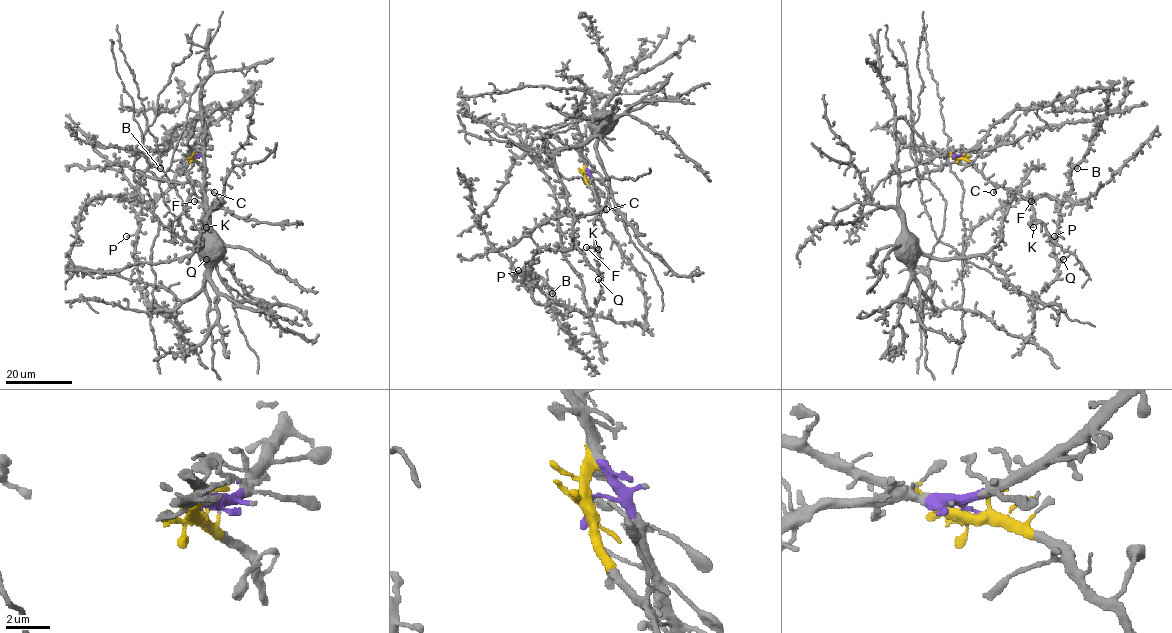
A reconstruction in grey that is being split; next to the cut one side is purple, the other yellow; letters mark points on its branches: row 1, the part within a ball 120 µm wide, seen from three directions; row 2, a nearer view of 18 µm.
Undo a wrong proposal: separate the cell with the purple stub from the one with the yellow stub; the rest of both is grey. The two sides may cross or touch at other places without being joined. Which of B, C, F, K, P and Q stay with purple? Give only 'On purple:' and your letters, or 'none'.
On purple: B, P

